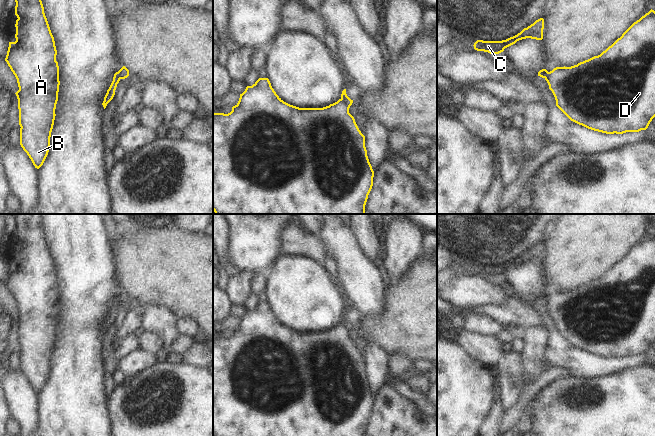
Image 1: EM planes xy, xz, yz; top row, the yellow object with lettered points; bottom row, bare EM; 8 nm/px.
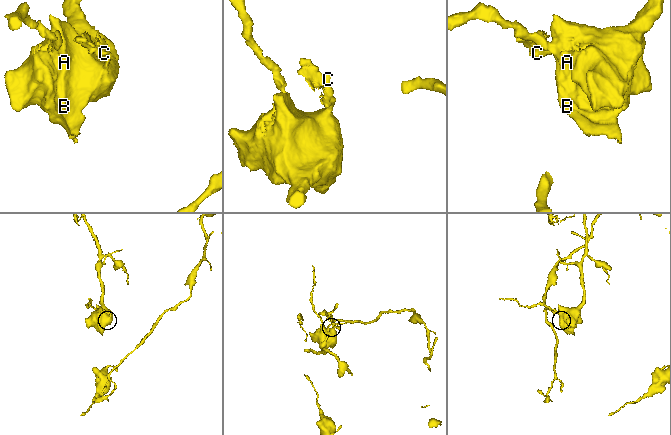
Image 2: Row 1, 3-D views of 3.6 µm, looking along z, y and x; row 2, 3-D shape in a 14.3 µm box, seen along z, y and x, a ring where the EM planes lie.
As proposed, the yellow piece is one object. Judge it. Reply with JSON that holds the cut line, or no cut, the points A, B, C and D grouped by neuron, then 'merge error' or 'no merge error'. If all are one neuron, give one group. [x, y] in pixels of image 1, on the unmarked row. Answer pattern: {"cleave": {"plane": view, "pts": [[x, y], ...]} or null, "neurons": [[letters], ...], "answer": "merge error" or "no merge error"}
{"cleave": {"plane": "xz", "pts": [[341, 322], [349, 330]]}, "neurons": [["A", "B", "D"], ["C"]], "answer": "merge error"}

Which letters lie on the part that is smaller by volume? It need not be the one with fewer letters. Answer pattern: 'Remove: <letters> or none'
Remove: C

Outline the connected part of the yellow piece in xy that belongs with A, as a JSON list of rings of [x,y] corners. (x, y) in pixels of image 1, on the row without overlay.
[[[15,214],[15,226],[16,226],[16,230],[15,230],[15,239],[17,240],[17,244],[16,244],[16,258],[15,258],[15,262],[16,265],[15,266],[9,266],[9,271],[8,271],[8,275],[7,275],[7,279],[5,282],[5,285],[7,286],[8,290],[10,291],[11,295],[13,296],[13,298],[15,299],[16,303],[17,303],[17,307],[18,307],[18,311],[19,314],[15,317],[18,323],[18,333],[19,333],[19,349],[20,349],[20,369],[23,372],[23,374],[27,377],[27,379],[29,380],[29,382],[31,383],[33,389],[35,390],[35,392],[39,393],[47,379],[49,376],[49,371],[50,371],[50,361],[51,361],[51,356],[53,353],[53,349],[54,349],[54,344],[55,344],[55,333],[56,333],[56,328],[58,325],[58,316],[59,316],[59,309],[60,309],[60,305],[59,305],[59,290],[58,290],[58,286],[56,285],[56,279],[57,279],[57,274],[56,274],[56,270],[55,270],[55,265],[54,265],[54,261],[51,257],[47,242],[45,240],[44,237],[44,231],[42,228],[42,217],[41,214]]]

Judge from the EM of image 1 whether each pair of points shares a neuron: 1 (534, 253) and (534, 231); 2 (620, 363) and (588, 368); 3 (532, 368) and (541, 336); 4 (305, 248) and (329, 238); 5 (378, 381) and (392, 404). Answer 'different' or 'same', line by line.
1: different
2: same
3: same
4: different
5: different

